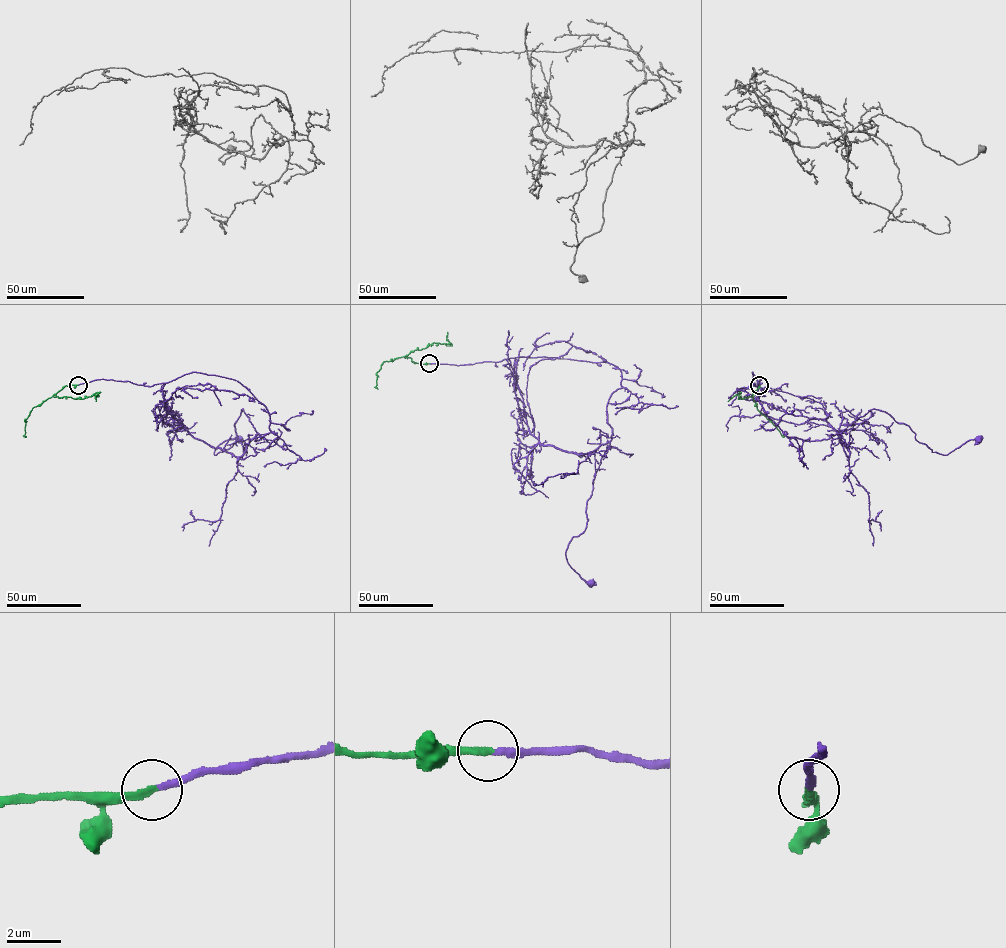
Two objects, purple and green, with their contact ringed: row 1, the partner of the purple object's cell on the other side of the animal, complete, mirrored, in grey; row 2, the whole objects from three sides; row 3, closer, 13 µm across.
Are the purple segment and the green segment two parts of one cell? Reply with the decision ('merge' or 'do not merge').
merge

